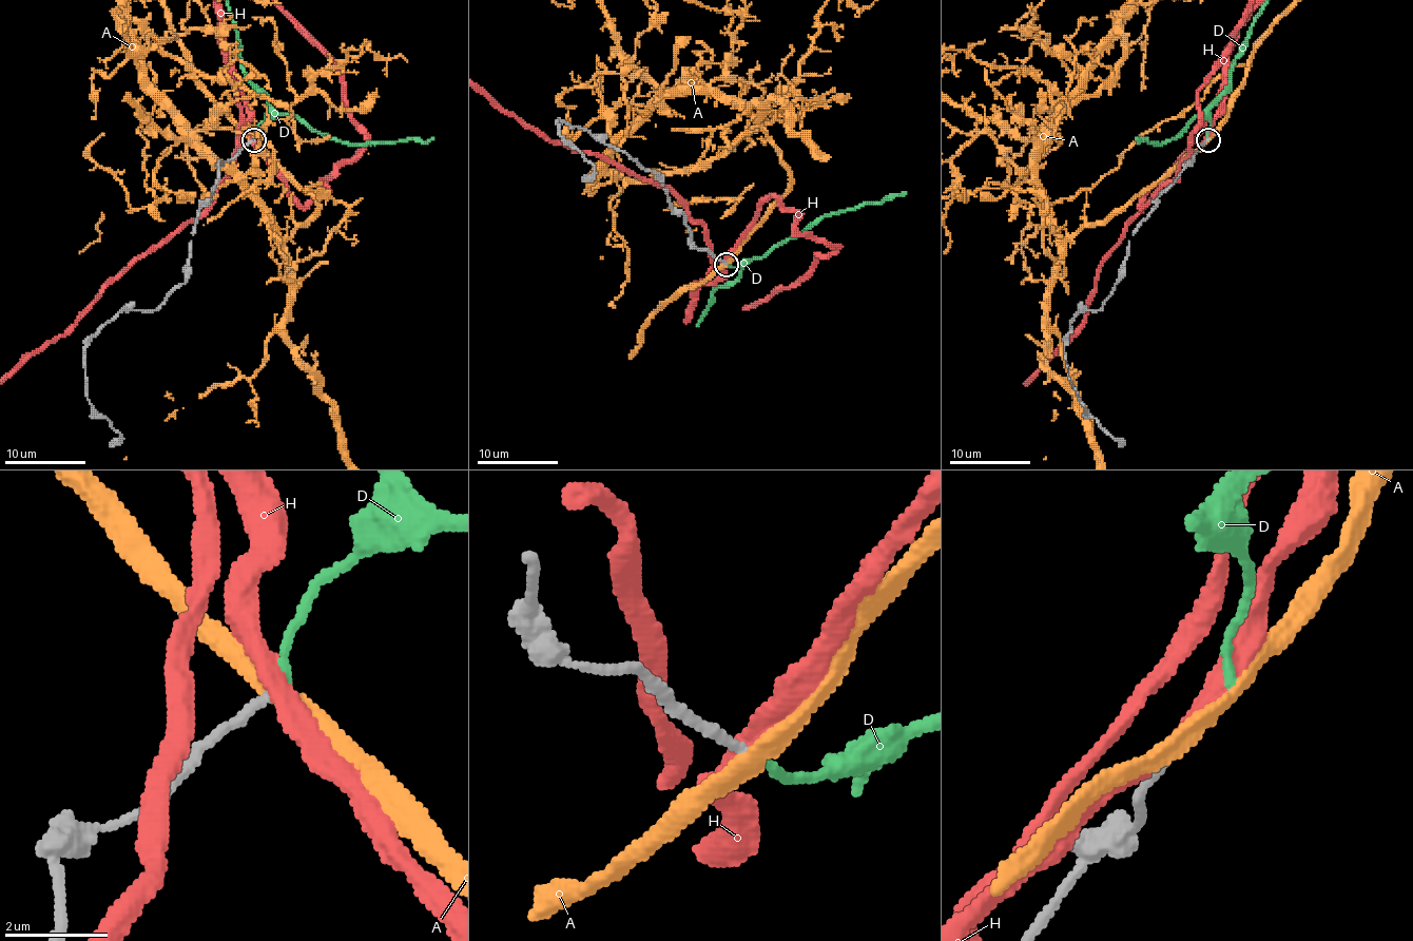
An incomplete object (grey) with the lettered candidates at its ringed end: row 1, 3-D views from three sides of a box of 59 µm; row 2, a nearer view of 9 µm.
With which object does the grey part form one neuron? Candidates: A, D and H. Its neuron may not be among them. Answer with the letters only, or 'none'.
D

